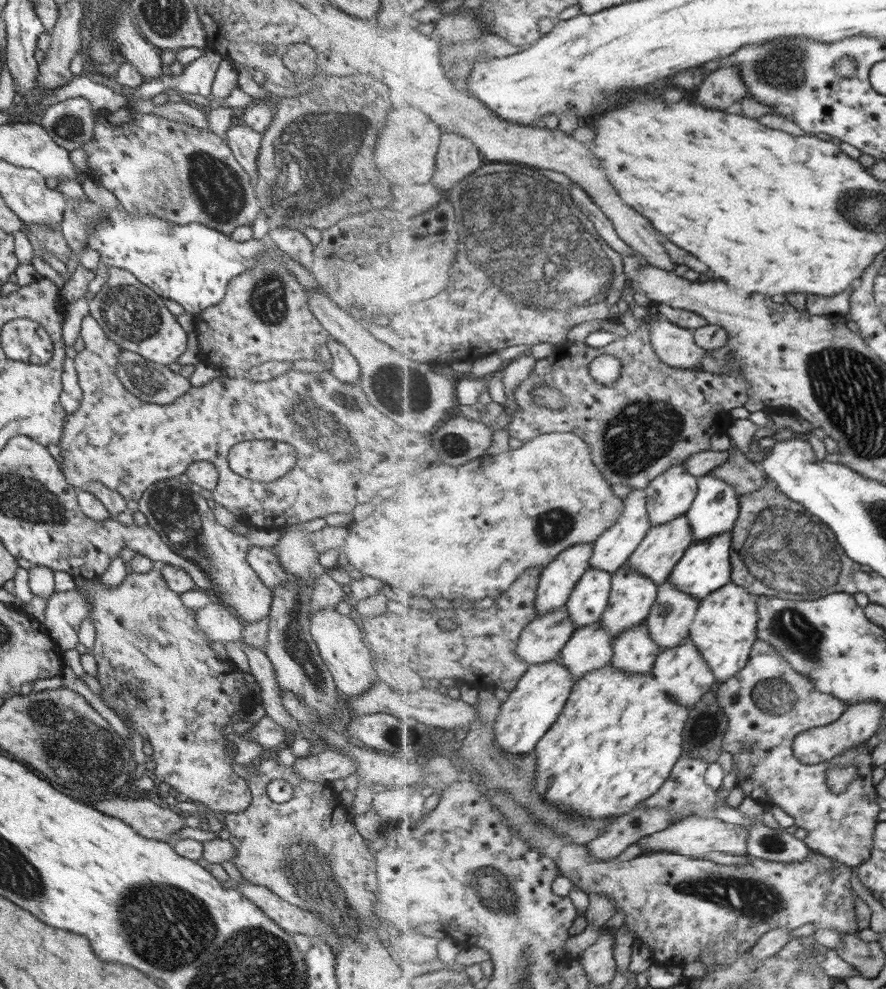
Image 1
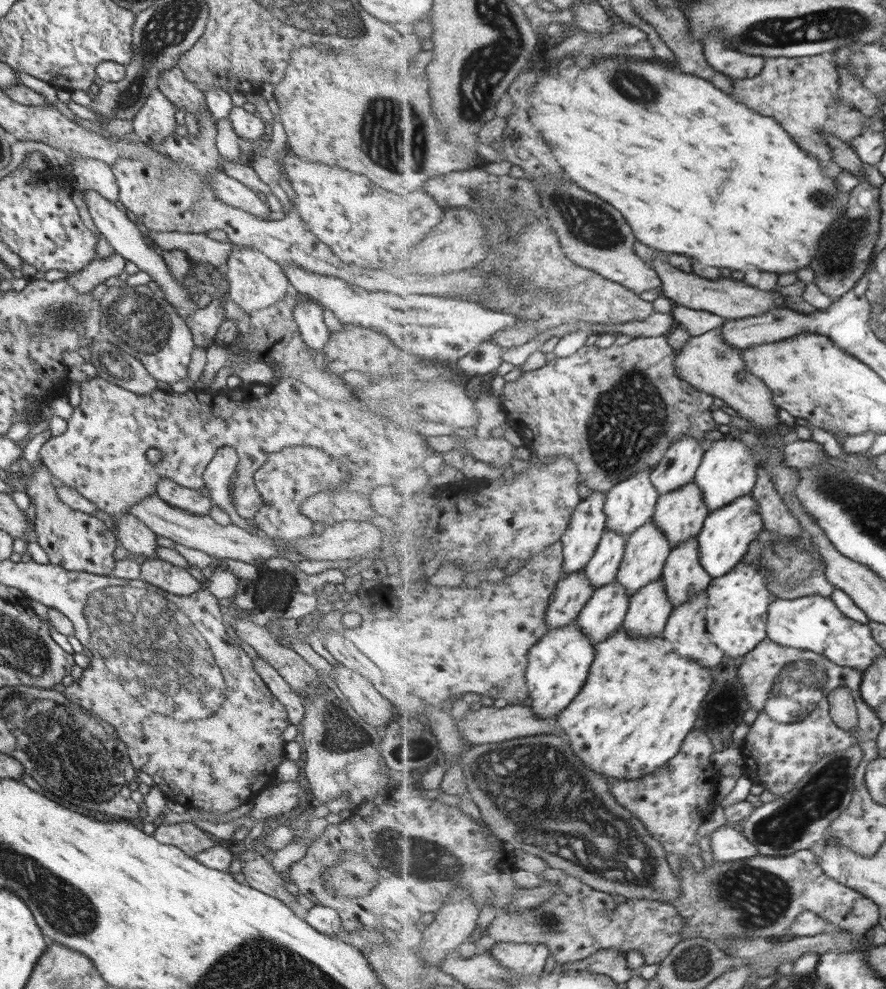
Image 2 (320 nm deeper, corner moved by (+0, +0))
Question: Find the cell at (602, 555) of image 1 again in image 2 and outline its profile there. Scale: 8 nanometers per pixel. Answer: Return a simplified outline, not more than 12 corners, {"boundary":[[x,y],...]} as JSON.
{"boundary":[[651,471],[608,490],[609,529],[629,537],[653,520]]}

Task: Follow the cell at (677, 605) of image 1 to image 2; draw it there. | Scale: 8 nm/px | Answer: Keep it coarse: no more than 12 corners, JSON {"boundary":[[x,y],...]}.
{"boundary":[[698,537],[672,549],[662,579],[674,608],[714,579]]}

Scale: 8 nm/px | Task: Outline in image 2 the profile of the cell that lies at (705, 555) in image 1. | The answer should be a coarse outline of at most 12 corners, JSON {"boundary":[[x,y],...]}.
{"boundary":[[752,492],[708,514],[700,561],[732,572],[764,530]]}

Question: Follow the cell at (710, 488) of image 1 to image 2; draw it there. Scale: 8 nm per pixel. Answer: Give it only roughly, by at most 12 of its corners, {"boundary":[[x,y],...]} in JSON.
{"boundary":[[737,438],[706,448],[696,474],[711,512],[758,481],[751,447]]}

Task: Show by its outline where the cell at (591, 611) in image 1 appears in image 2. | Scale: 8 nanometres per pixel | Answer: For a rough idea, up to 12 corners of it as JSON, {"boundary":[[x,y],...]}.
{"boundary":[[606,529],[584,573],[595,588],[616,580],[627,536]]}

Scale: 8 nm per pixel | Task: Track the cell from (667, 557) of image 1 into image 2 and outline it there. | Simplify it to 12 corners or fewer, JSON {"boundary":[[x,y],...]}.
{"boundary":[[693,481],[660,495],[653,521],[674,549],[698,536],[710,512]]}

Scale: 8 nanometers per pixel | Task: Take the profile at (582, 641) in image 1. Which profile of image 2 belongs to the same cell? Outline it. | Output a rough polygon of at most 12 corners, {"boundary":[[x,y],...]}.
{"boundary":[[619,581],[596,589],[576,621],[598,645],[624,626]]}

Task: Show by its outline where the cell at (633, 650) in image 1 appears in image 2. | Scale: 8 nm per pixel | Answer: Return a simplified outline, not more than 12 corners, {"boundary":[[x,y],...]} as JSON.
{"boundary":[[661,578],[631,596],[623,628],[663,636],[674,606]]}

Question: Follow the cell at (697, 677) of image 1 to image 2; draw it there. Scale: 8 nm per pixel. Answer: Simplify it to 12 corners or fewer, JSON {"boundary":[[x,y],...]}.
{"boundary":[[708,596],[674,608],[662,637],[681,656],[717,666],[707,634]]}

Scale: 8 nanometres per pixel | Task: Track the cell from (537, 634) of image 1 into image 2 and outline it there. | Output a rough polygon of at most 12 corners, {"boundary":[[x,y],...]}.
{"boundary":[[584,570],[561,579],[549,630],[575,624],[596,589]]}

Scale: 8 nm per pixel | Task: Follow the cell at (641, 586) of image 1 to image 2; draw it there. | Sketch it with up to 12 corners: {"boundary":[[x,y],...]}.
{"boundary":[[653,520],[630,534],[617,581],[663,577],[672,544]]}

